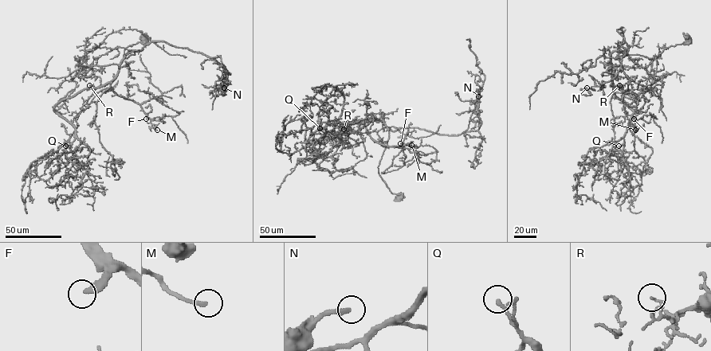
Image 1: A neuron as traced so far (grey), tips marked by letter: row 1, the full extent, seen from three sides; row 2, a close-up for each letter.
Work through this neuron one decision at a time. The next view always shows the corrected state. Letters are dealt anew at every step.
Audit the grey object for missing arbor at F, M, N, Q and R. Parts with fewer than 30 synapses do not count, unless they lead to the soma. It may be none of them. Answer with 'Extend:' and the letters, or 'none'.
Extend: F, M

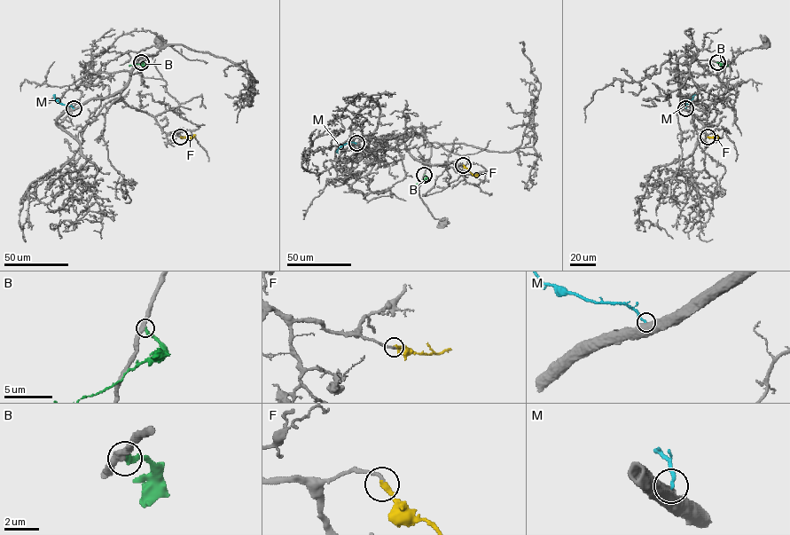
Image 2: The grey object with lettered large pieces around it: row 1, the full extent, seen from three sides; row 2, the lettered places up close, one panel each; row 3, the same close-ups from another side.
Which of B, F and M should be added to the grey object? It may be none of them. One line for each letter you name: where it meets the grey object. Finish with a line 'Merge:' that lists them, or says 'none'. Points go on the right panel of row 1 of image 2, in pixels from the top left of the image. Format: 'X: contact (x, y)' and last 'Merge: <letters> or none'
F: contact (707, 137)
Merge: F

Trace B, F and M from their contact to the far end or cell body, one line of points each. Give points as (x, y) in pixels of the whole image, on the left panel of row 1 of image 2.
B: (141, 62), (129, 66)
F: (180, 137), (191, 137), (195, 134)
M: (74, 108), (56, 100), (55, 94)

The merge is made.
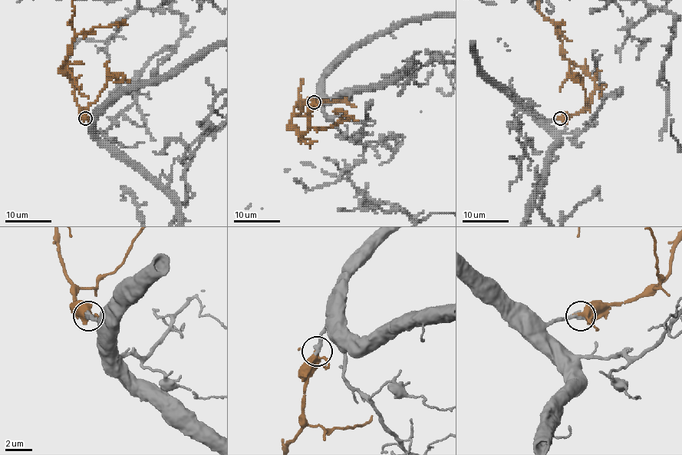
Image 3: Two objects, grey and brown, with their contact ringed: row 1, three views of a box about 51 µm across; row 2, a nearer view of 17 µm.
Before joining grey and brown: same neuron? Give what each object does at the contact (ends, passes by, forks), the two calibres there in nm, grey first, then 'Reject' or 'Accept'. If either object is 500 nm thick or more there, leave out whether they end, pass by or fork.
At the ring grey ends. At the ring brown passes by. Thickness 380 nm (grey) against 400 nm. Accept

